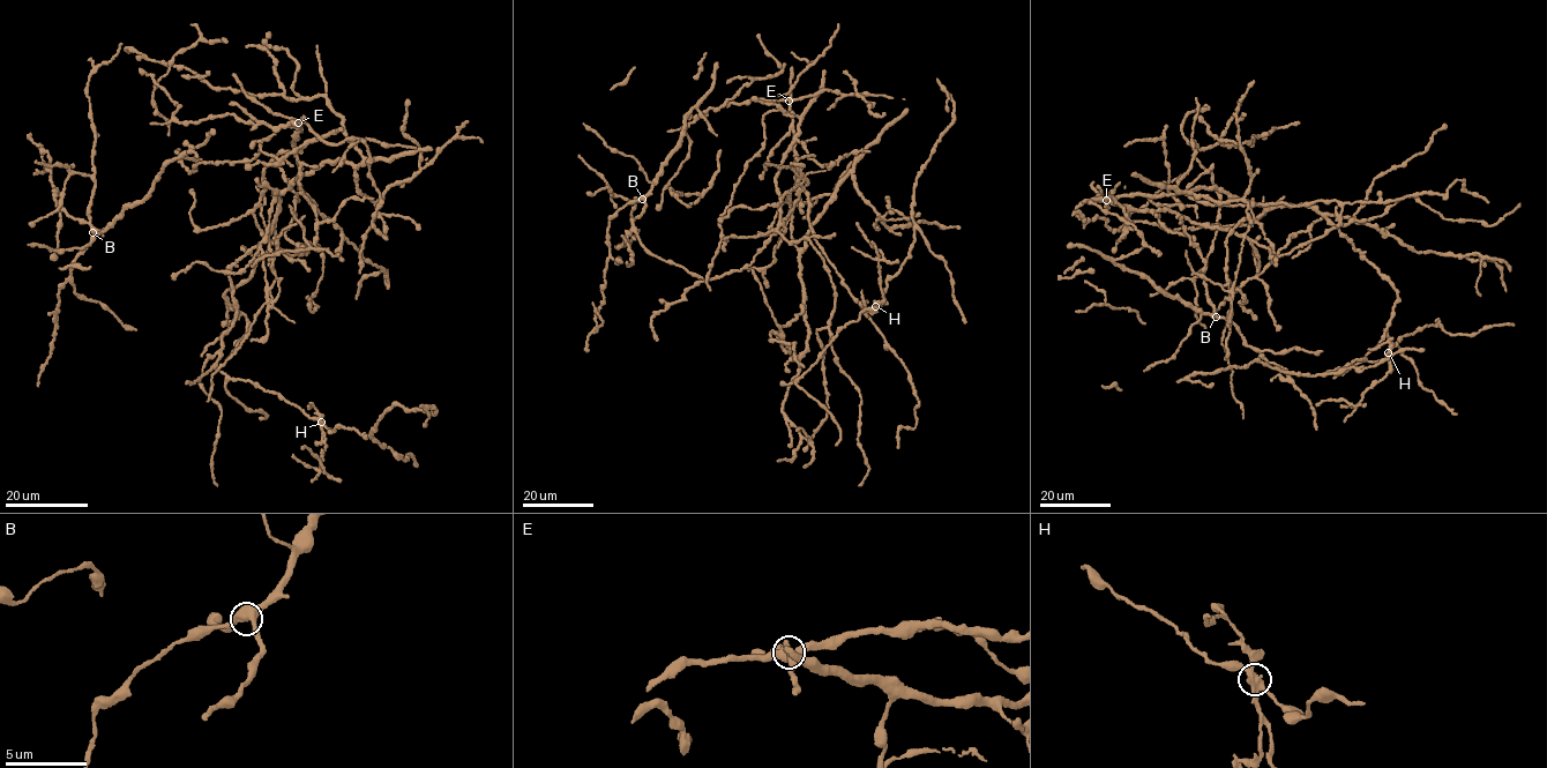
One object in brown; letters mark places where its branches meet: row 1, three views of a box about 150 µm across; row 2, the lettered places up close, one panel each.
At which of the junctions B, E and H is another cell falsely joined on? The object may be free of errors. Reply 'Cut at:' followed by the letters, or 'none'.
Cut at: H

